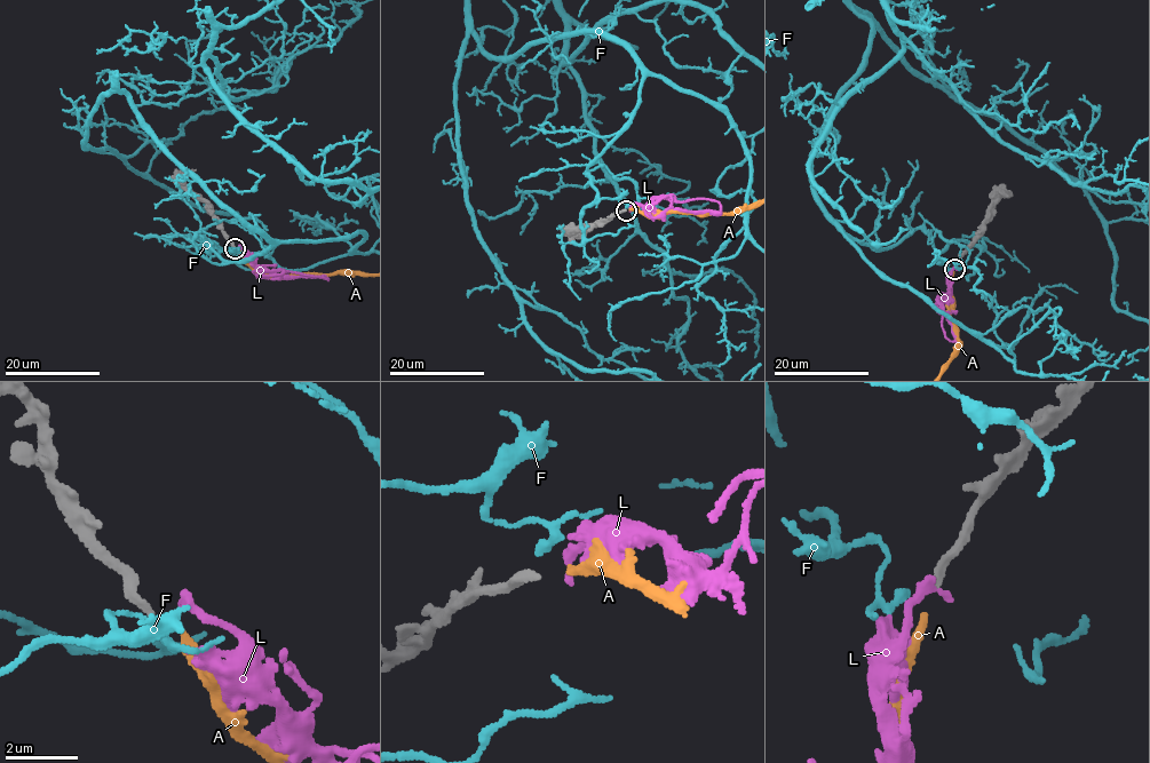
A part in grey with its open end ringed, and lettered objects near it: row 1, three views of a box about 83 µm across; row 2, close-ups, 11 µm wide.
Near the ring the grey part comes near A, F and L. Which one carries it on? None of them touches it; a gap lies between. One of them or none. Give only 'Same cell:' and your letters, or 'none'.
Same cell: A

